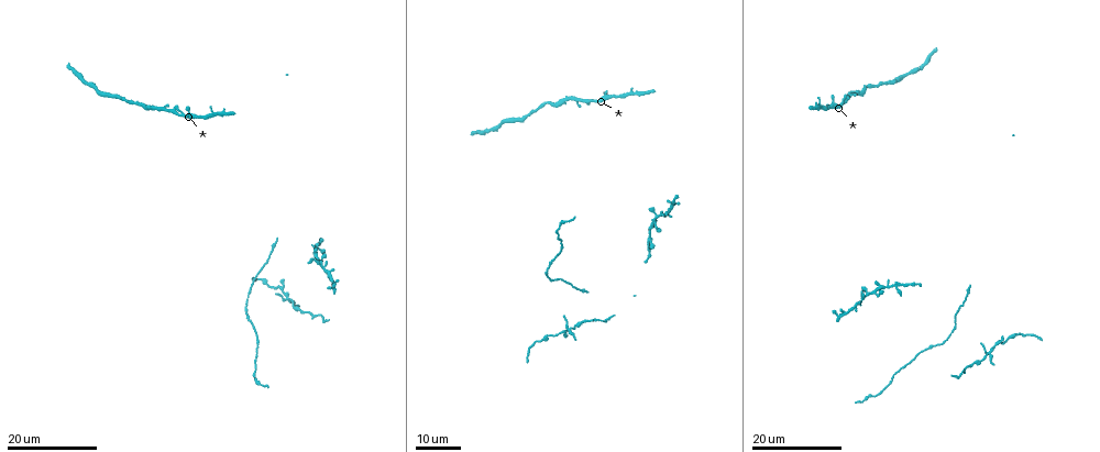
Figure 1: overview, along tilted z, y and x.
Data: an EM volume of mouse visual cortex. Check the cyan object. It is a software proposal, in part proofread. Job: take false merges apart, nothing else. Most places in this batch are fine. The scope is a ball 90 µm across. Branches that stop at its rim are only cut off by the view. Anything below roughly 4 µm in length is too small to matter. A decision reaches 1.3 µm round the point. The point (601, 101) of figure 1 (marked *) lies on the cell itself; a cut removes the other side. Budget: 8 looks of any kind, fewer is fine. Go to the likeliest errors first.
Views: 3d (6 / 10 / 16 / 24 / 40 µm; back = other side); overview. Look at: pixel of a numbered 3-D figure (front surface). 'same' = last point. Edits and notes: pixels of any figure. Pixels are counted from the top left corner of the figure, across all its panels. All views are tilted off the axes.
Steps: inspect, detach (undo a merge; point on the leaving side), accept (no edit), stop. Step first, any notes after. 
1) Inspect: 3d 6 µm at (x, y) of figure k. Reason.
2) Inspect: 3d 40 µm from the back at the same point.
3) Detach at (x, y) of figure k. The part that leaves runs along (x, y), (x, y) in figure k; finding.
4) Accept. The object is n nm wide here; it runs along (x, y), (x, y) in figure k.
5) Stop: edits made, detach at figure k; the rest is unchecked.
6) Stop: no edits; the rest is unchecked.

Inspect: 3d 24 µm at (990, 351) of figure 1.

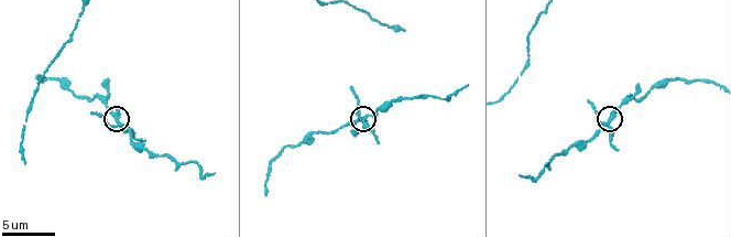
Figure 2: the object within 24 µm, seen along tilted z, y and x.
Inspect: 3d 6 µm at (119, 119) of figure 2. Closer look.

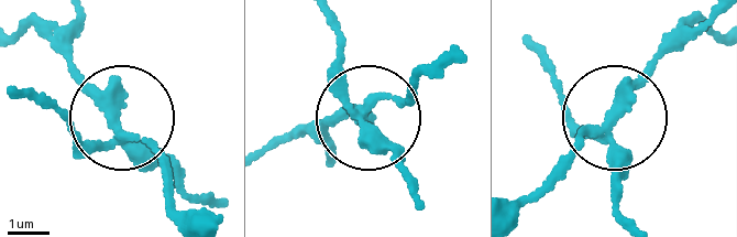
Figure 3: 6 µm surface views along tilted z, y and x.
Detach at (146, 159) of figure 3. 4 arms meet here; a second cell is stuck on.

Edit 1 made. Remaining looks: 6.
Inspect: overview. See it whole again.

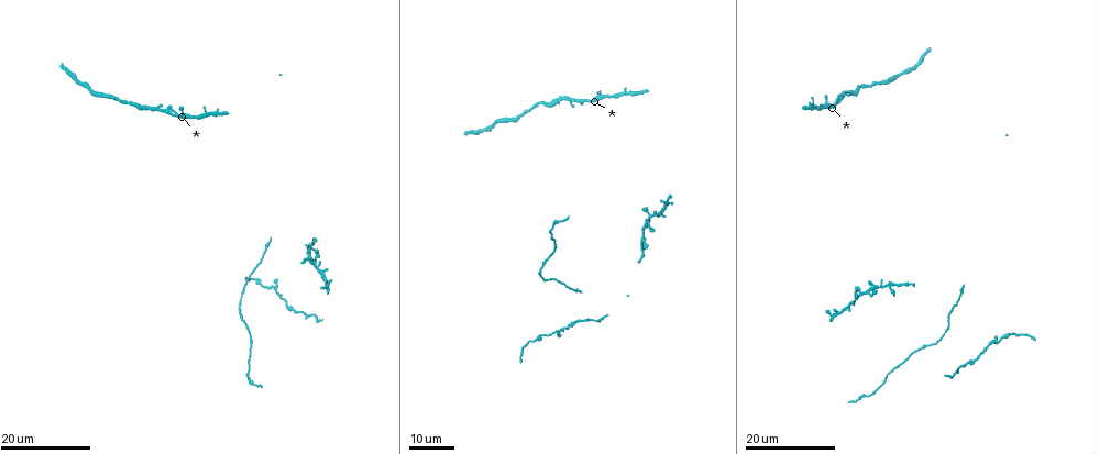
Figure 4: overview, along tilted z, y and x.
Inspect: 3d 24 µm at (312, 265) of figure 4. A fork.

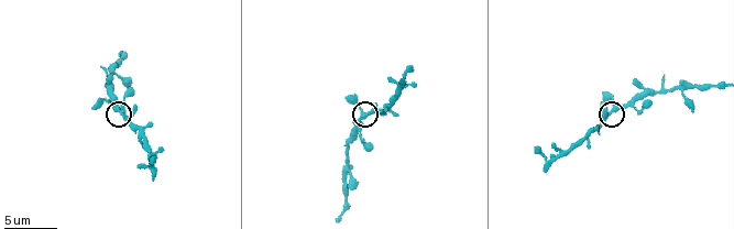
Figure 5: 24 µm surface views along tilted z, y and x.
Inspect: 3d 10 µm at (117, 108) of figure 5.

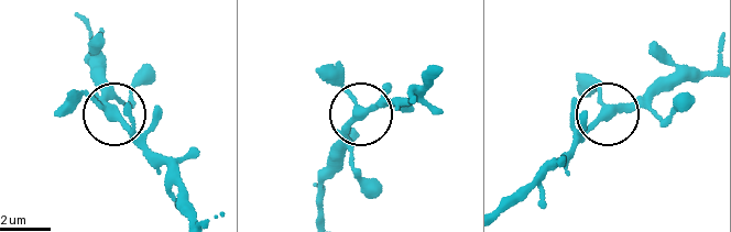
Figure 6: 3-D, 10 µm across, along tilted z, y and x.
Inspect: 3d 6 µm at (610, 114) of figure 6.

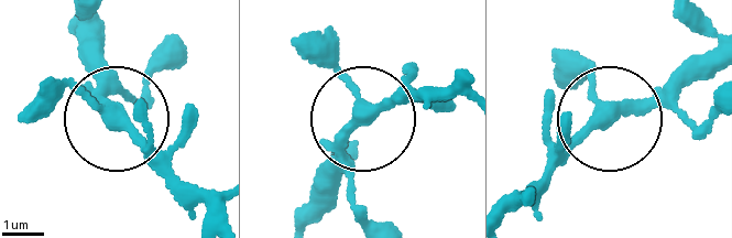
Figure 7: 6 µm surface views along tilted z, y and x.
Accept. The side arm is 11 µm long; 3 arms meet here; continuous, no second cell.

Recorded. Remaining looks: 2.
Inspect: 3d 10 µm at (145, 148) of figure 2. Calibre changes.

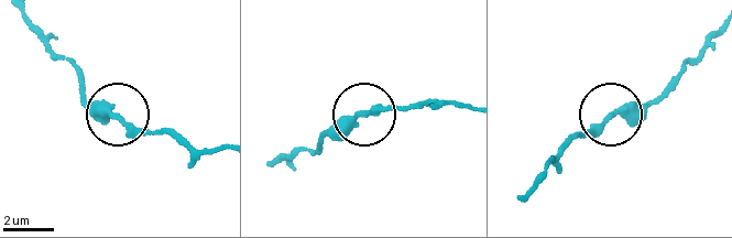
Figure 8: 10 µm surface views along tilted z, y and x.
Inspect: 3d 10 µm from the back at (368, 114) of figure 8. Other side.

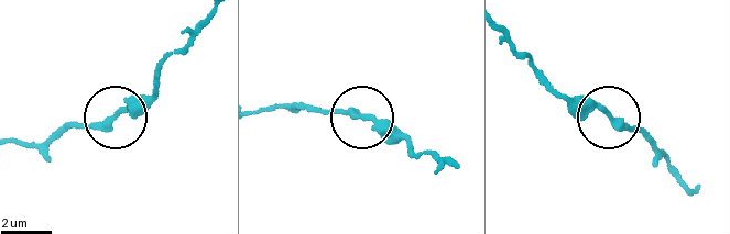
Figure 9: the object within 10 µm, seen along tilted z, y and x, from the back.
Accept. One cell here.

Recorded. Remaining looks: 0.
Stop: edits made, detach at figure 3; the rest is unchecked.

